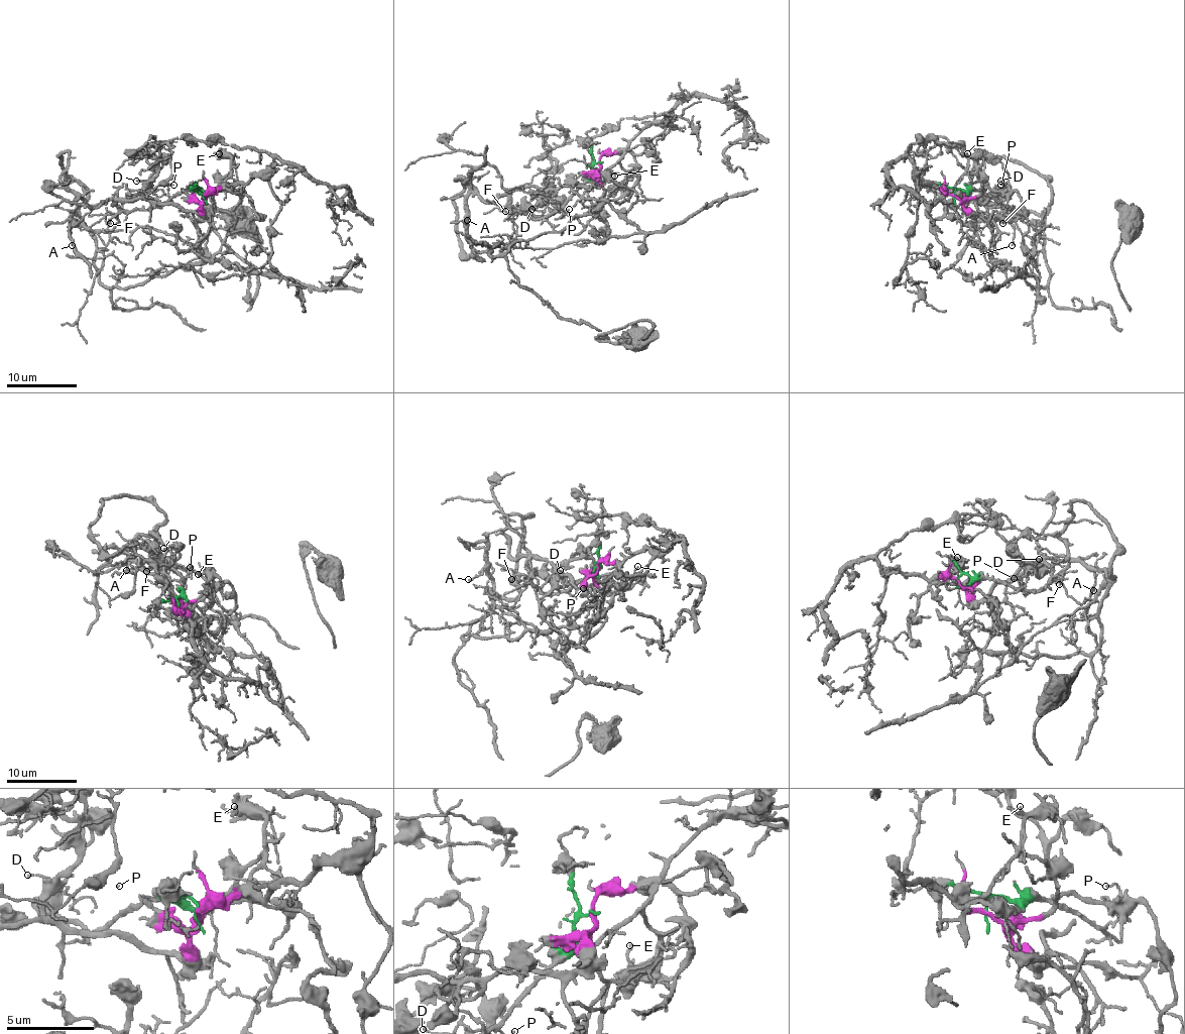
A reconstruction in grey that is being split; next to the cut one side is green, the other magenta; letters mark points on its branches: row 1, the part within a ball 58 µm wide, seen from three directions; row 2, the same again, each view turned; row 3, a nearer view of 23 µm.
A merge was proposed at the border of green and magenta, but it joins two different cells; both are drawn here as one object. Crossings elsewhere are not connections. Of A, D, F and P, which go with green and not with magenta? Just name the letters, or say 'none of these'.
F, P

